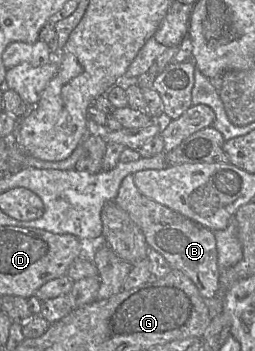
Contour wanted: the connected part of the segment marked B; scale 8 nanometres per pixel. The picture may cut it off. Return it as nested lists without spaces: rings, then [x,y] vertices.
[[[129,174],[122,180],[115,203],[130,215],[144,234],[148,246],[159,252],[171,269],[185,273],[204,299],[213,298],[218,293],[220,281],[214,232],[146,197],[138,190],[133,178]]]

